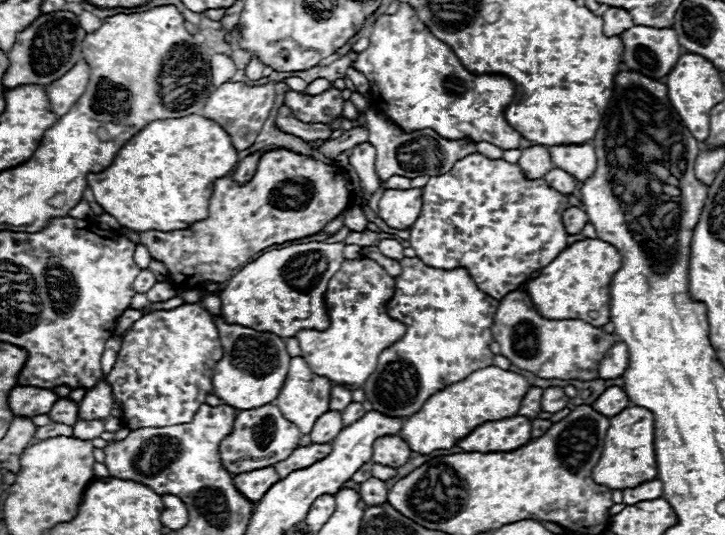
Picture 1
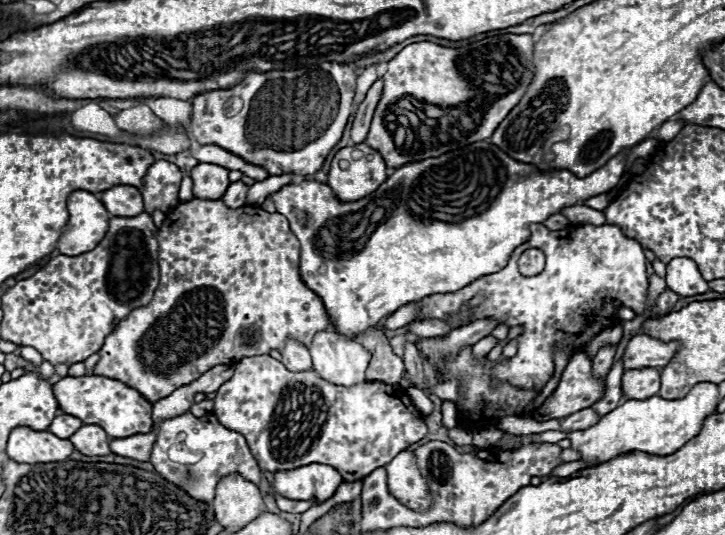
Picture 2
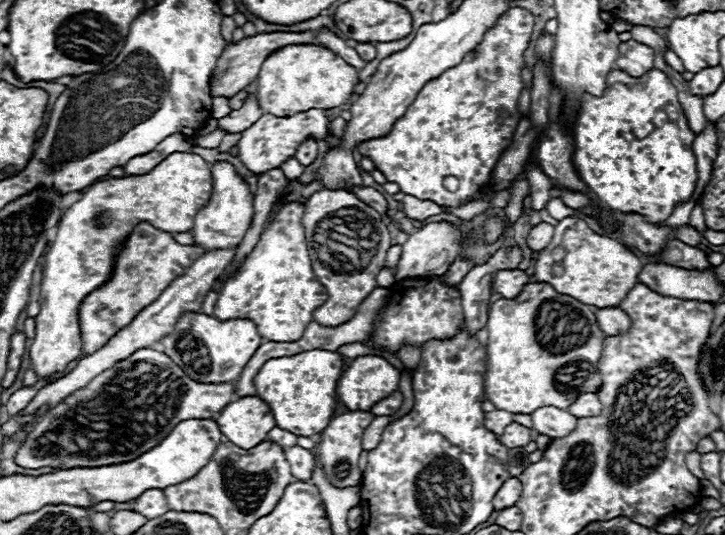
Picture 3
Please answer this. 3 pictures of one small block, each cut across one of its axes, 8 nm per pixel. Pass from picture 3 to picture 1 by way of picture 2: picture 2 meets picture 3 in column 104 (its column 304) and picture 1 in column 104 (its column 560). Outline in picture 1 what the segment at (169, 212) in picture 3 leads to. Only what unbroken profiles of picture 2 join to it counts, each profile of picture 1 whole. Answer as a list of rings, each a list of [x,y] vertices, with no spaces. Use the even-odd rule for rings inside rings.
[[[190,114],[184,118],[166,118],[150,122],[132,140],[128,140],[128,144],[124,144],[116,160],[104,172],[88,176],[88,188],[94,192],[96,202],[106,210],[106,214],[114,216],[120,226],[130,228],[134,232],[168,232],[176,228],[188,228],[194,222],[204,220],[208,216],[214,182],[230,174],[236,164],[238,150],[232,146],[232,140],[226,130],[200,114]]]

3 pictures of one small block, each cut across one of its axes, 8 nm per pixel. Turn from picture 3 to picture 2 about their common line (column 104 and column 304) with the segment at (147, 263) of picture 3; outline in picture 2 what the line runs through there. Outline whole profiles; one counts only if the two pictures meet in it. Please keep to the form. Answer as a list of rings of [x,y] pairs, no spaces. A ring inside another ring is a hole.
[[[194,198],[190,202],[178,204],[176,208],[172,208],[166,214],[166,218],[164,218],[164,222],[158,230],[158,244],[160,244],[160,284],[154,292],[154,298],[150,300],[150,304],[132,310],[124,320],[118,322],[118,326],[112,330],[112,334],[106,336],[104,348],[98,352],[100,362],[94,366],[96,376],[106,376],[106,378],[112,378],[112,380],[120,380],[126,386],[138,390],[148,402],[156,402],[156,400],[162,400],[164,396],[170,396],[176,388],[194,382],[196,378],[200,378],[204,372],[208,372],[210,368],[214,368],[218,364],[234,364],[236,360],[246,358],[246,356],[260,356],[260,354],[268,354],[270,350],[280,350],[288,336],[296,336],[296,340],[300,340],[302,344],[308,346],[316,332],[332,328],[332,322],[330,322],[330,316],[324,308],[324,302],[300,278],[300,262],[298,262],[300,242],[294,236],[294,232],[290,230],[288,220],[278,212],[270,214],[270,212],[260,210],[260,214],[258,214],[256,206],[250,206],[250,204],[232,210],[222,200]]]

